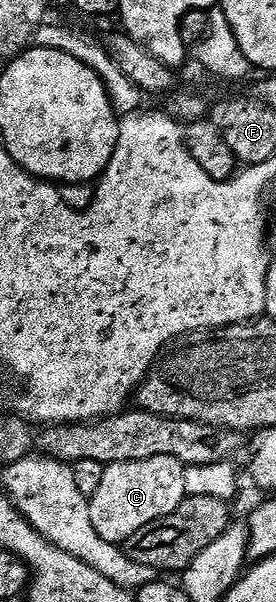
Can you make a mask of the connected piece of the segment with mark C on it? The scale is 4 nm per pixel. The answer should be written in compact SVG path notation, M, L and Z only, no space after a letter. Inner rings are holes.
M167 458L158 461L158 464L153 460L142 460L106 465L97 494L89 498L97 534L101 534L105 542L120 545L149 522L177 510L179 503L187 496L186 469L186 465L179 460ZM155 468L159 468L159 473Z

